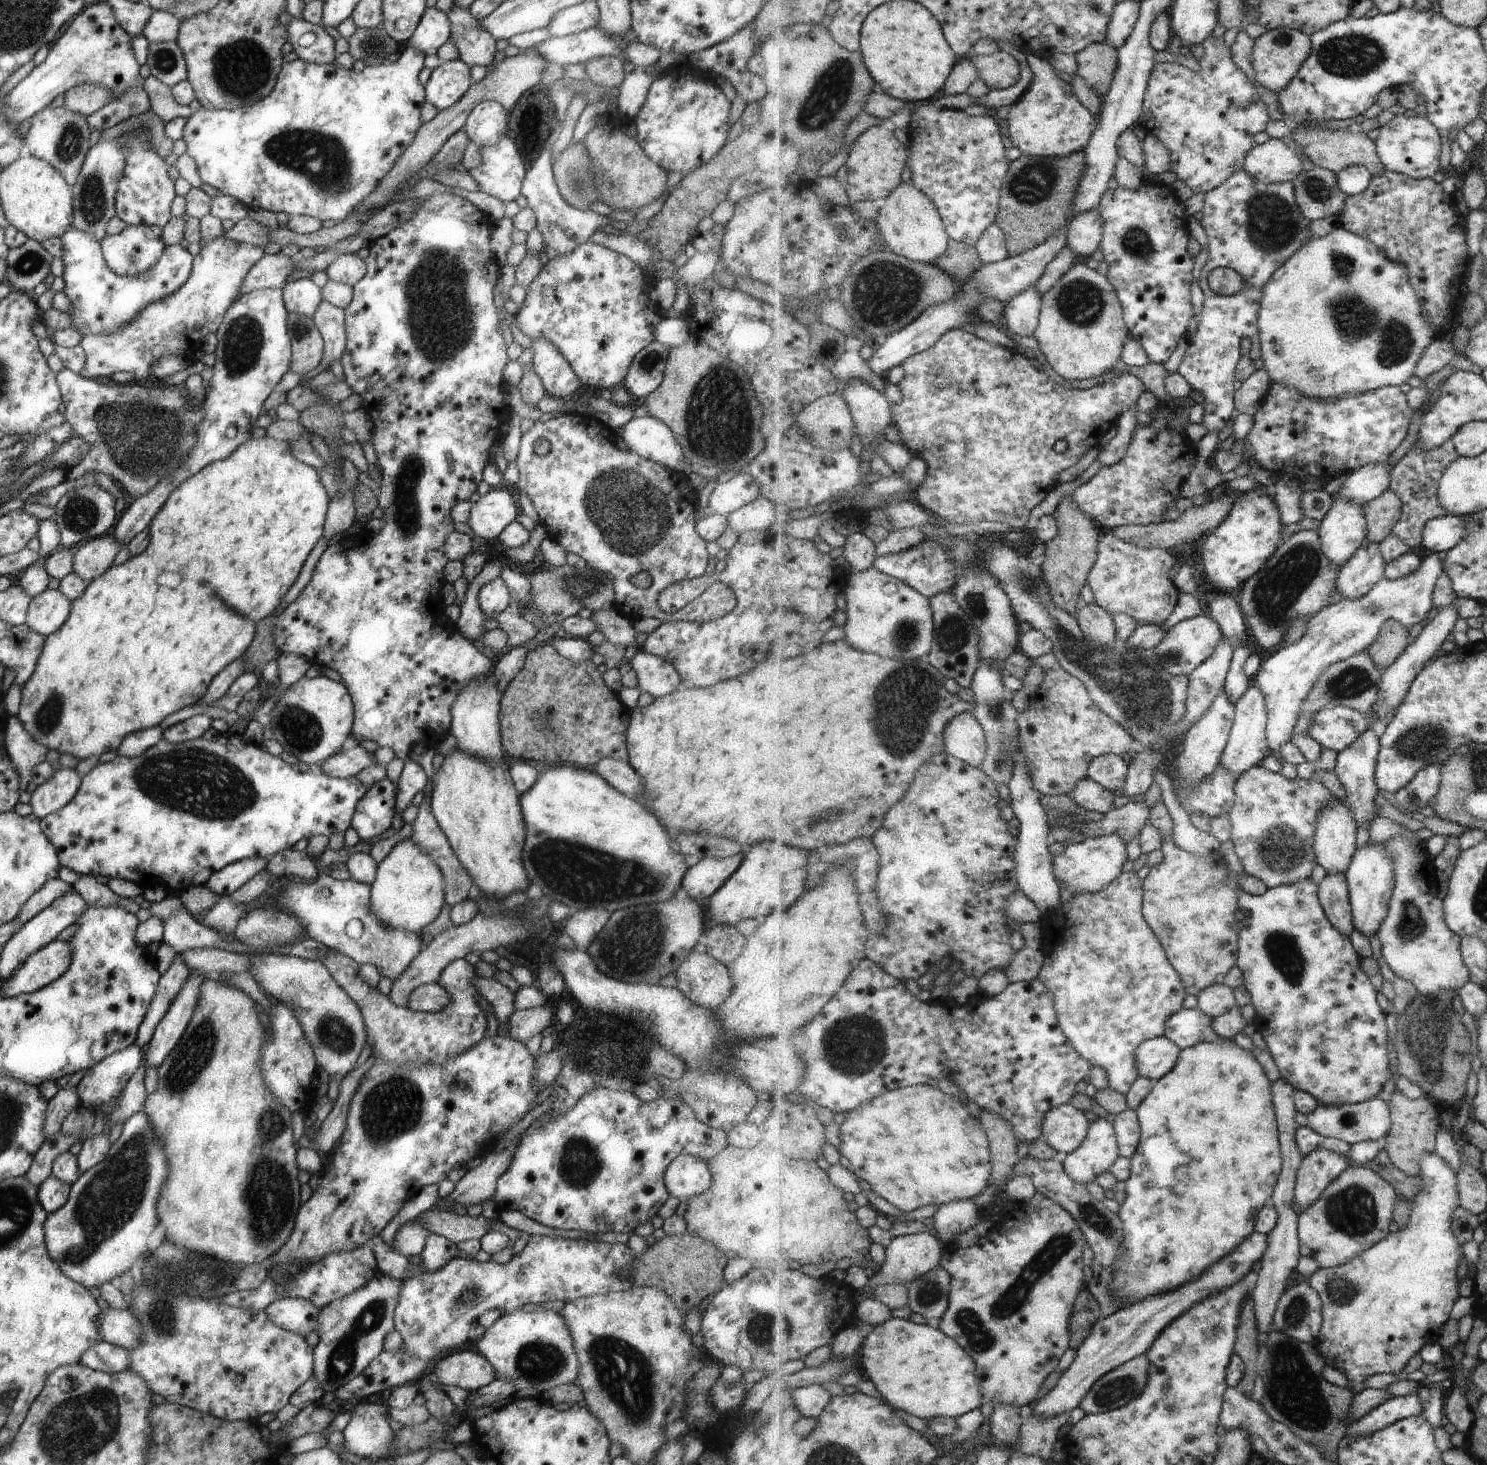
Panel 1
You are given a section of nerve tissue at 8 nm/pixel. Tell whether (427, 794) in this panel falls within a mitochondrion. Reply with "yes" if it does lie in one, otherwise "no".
no

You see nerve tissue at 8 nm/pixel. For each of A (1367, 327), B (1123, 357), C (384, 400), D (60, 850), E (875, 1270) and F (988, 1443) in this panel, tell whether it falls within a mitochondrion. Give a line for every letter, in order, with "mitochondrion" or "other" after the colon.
A: mitochondrion
B: other
C: other
D: other
E: other
F: other

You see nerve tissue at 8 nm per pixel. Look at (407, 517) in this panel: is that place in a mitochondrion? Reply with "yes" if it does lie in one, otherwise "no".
yes

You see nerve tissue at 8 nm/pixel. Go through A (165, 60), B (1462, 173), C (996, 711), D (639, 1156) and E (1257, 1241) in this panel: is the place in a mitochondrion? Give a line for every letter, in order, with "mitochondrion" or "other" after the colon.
A: mitochondrion
B: other
C: mitochondrion
D: other
E: other

